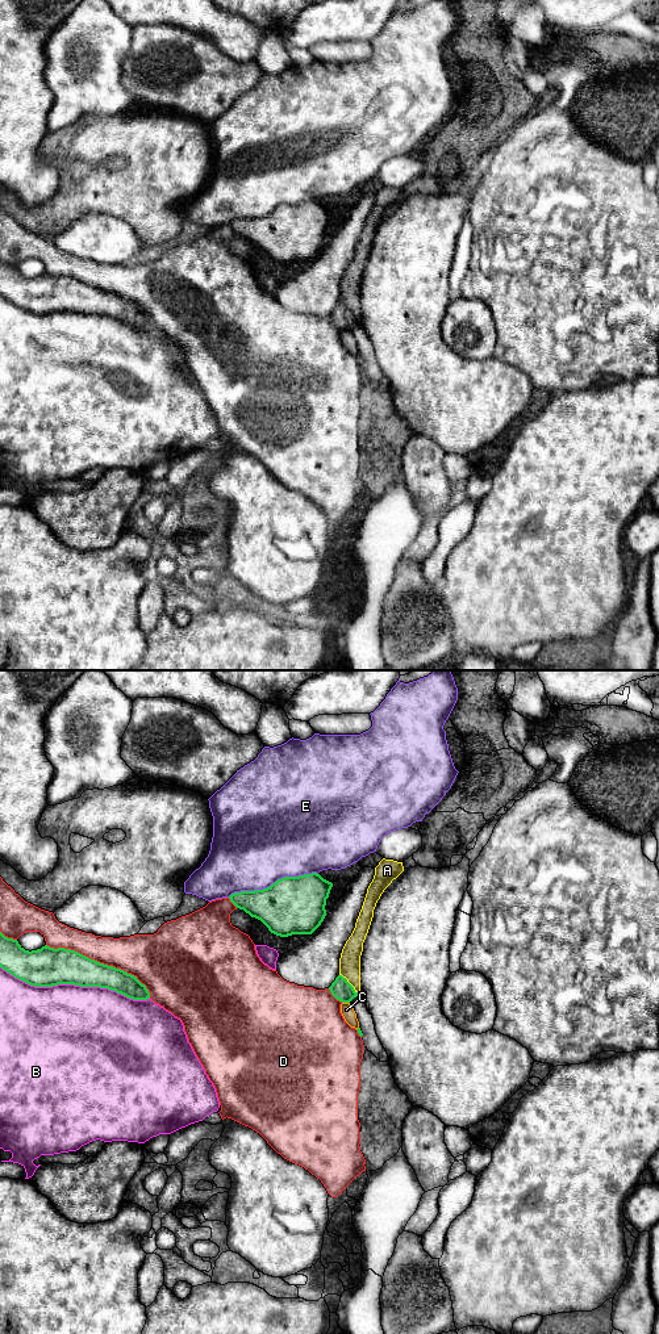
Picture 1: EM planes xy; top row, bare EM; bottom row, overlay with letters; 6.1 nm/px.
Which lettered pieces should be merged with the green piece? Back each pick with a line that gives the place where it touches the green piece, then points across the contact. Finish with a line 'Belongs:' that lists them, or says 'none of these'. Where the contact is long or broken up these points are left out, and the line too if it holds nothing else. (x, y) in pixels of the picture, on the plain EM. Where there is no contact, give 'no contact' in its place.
Belongs: none of these

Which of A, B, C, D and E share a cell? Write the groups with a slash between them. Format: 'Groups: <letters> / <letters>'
Groups: A / B / C / D / E

